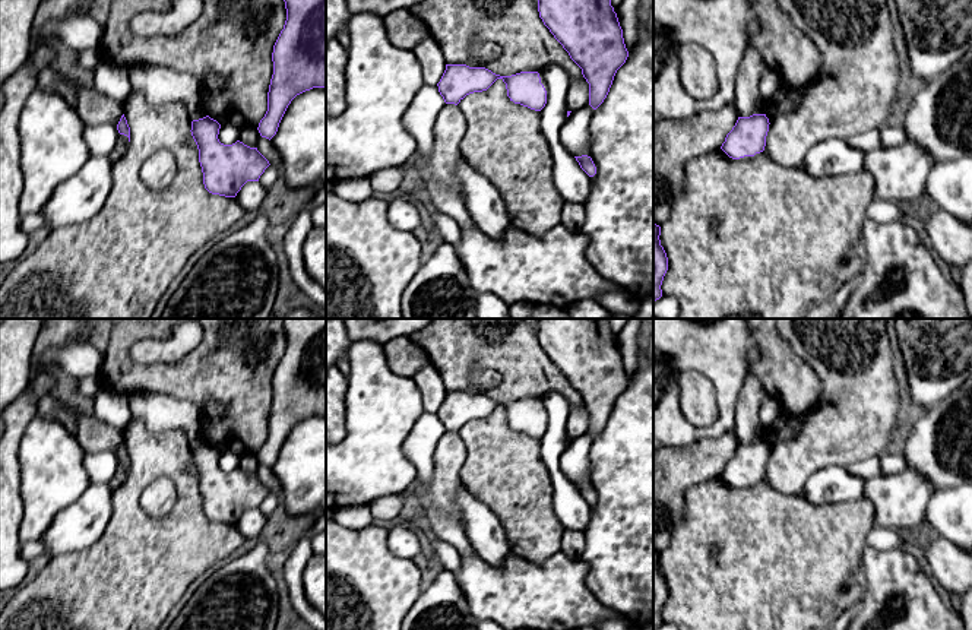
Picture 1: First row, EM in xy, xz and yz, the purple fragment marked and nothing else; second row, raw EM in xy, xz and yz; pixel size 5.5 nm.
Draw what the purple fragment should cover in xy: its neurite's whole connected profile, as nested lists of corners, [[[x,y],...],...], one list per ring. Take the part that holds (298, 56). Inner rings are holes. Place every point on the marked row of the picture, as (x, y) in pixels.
[[[326,0],[284,1],[286,20],[273,45],[267,111],[257,127],[269,140],[297,95],[326,88]]]

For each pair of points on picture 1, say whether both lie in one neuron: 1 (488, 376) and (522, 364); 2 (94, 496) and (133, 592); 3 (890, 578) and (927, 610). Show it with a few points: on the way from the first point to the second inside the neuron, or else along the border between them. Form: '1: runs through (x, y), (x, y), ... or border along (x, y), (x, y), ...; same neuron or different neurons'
1: border along (500, 376), (490, 388), (477, 388), (471, 382); different neurons
2: border along (113, 493), (113, 513), (105, 531), (81, 550); different neurons
3: runs through (899, 586), (918, 602); same neuron

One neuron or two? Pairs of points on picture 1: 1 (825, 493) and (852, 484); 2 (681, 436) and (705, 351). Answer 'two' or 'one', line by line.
1: one
2: one

